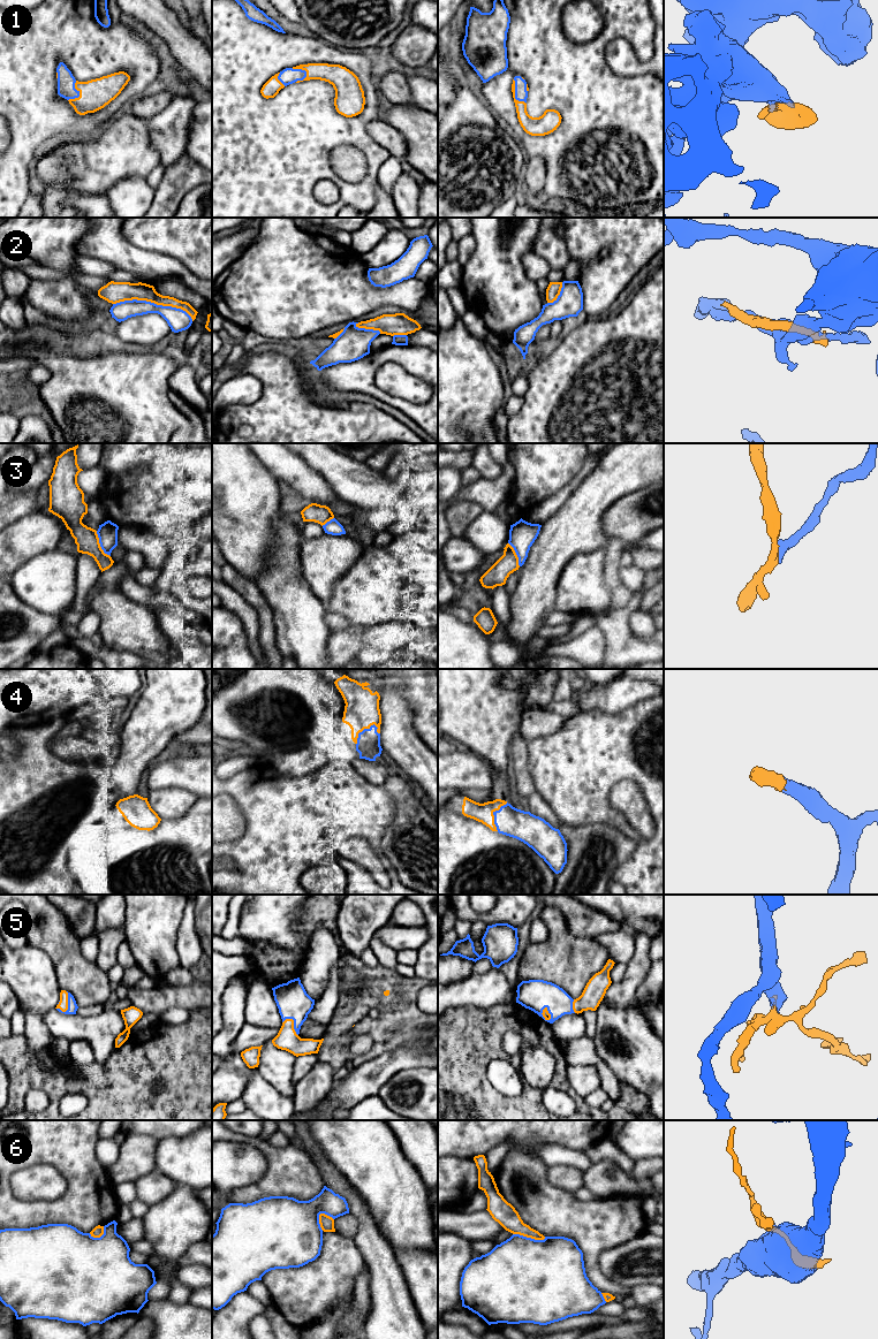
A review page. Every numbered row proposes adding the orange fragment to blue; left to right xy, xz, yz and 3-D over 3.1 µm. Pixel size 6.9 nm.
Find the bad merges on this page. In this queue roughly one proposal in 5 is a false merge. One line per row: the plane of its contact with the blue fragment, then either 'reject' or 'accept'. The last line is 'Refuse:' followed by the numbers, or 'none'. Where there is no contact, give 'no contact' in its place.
1: contact in xz; accept
2: contact in xy; reject
3: contact in xy; reject
4: contact in xz; accept
5: contact in xy; accept
6: contact in yz; accept
Refuse: 2, 3

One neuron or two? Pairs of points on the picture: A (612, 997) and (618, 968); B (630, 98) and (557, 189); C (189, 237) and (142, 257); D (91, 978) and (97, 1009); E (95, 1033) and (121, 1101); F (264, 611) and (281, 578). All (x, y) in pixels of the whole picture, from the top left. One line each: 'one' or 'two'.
A: two
B: one
C: two
D: two
E: two
F: two

